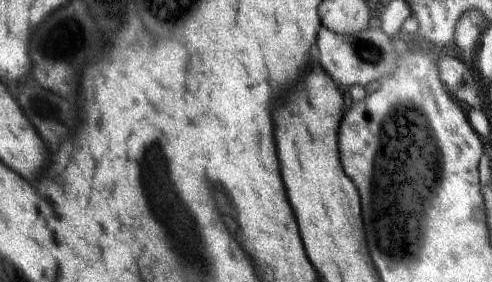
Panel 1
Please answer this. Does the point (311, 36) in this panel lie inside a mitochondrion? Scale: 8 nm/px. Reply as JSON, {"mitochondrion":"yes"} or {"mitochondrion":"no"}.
{"mitochondrion":"no"}

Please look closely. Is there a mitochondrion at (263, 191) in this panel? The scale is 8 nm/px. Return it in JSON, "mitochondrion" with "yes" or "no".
{"mitochondrion":"no"}

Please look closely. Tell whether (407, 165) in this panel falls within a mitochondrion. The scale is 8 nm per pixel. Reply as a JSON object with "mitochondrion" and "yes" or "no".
{"mitochondrion":"yes"}

